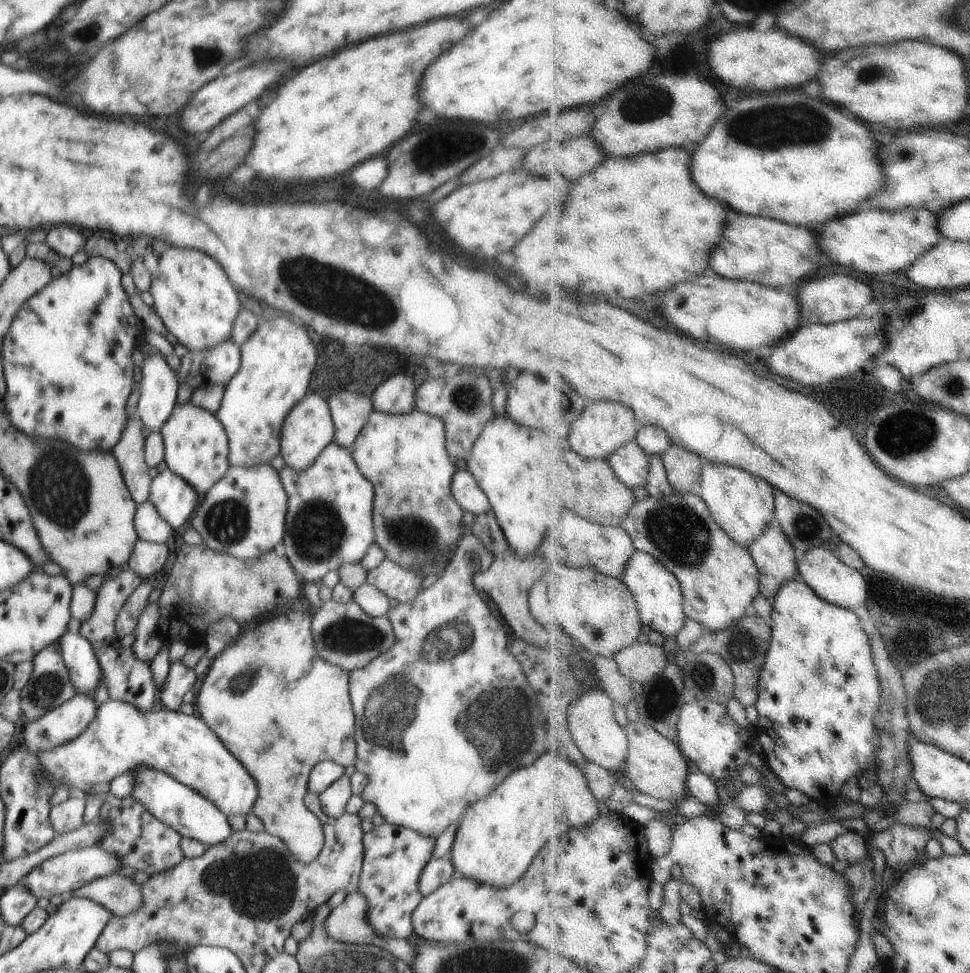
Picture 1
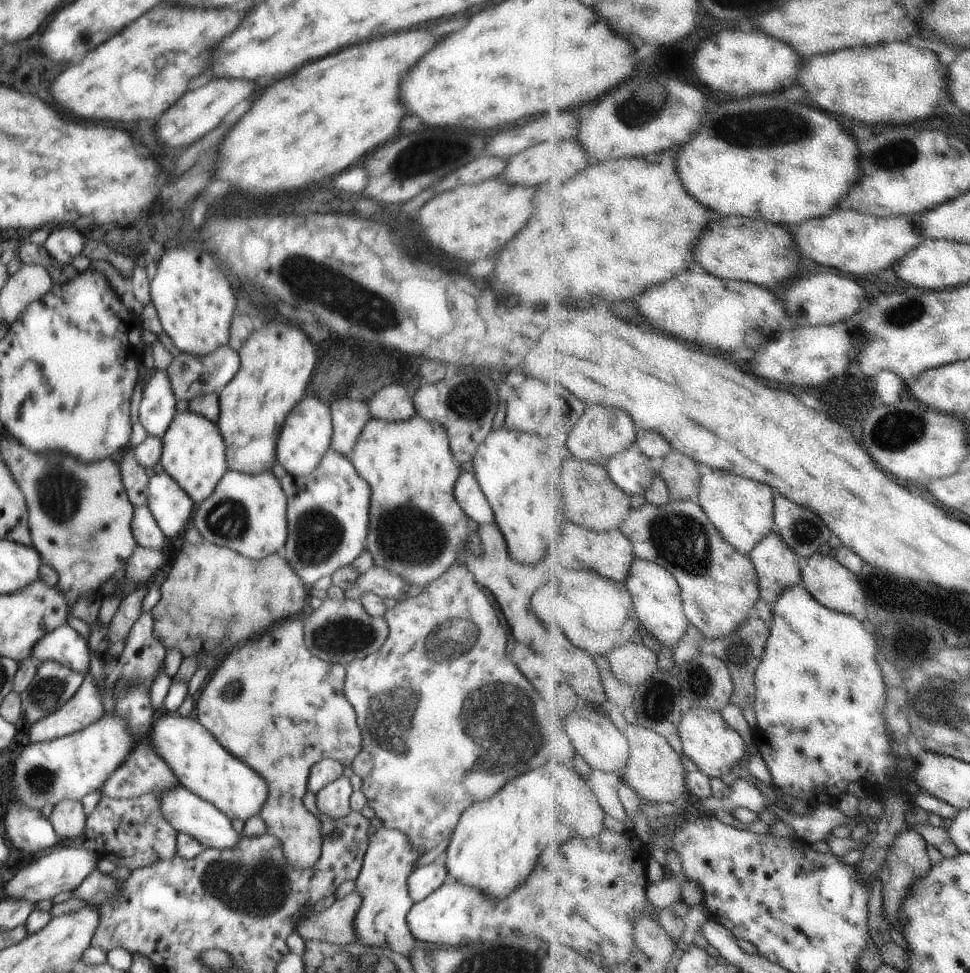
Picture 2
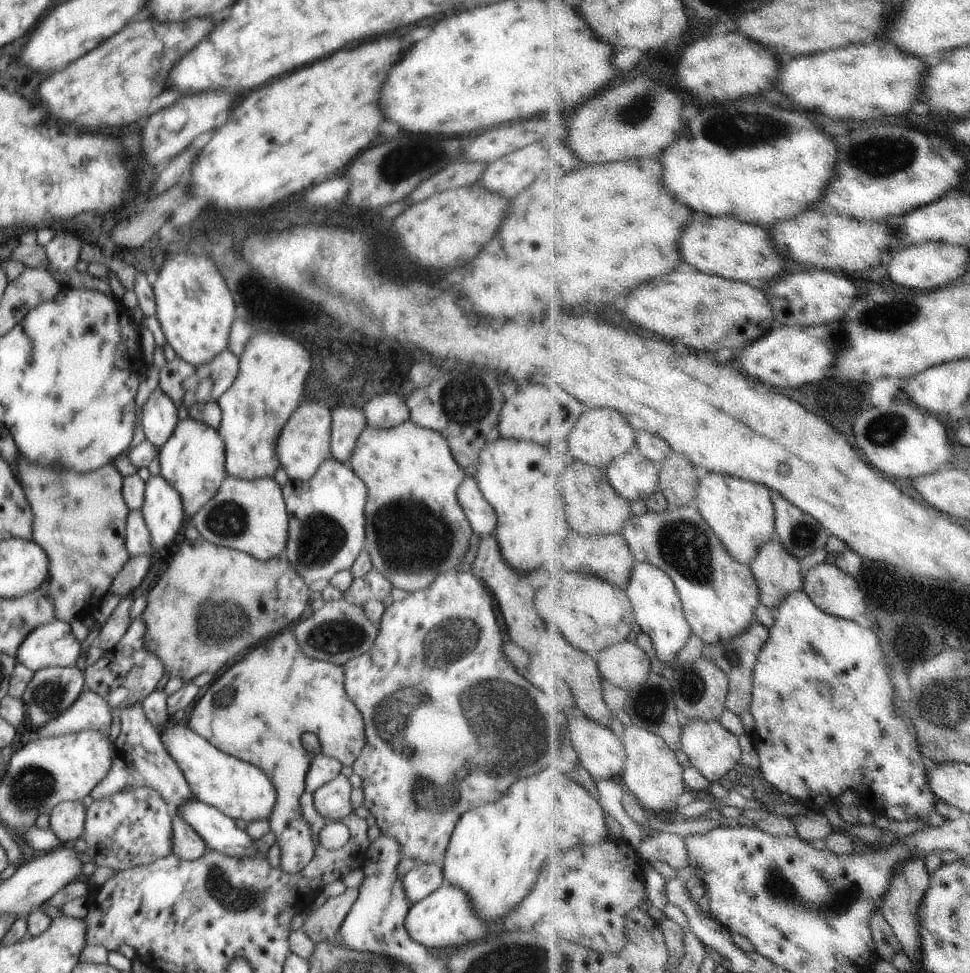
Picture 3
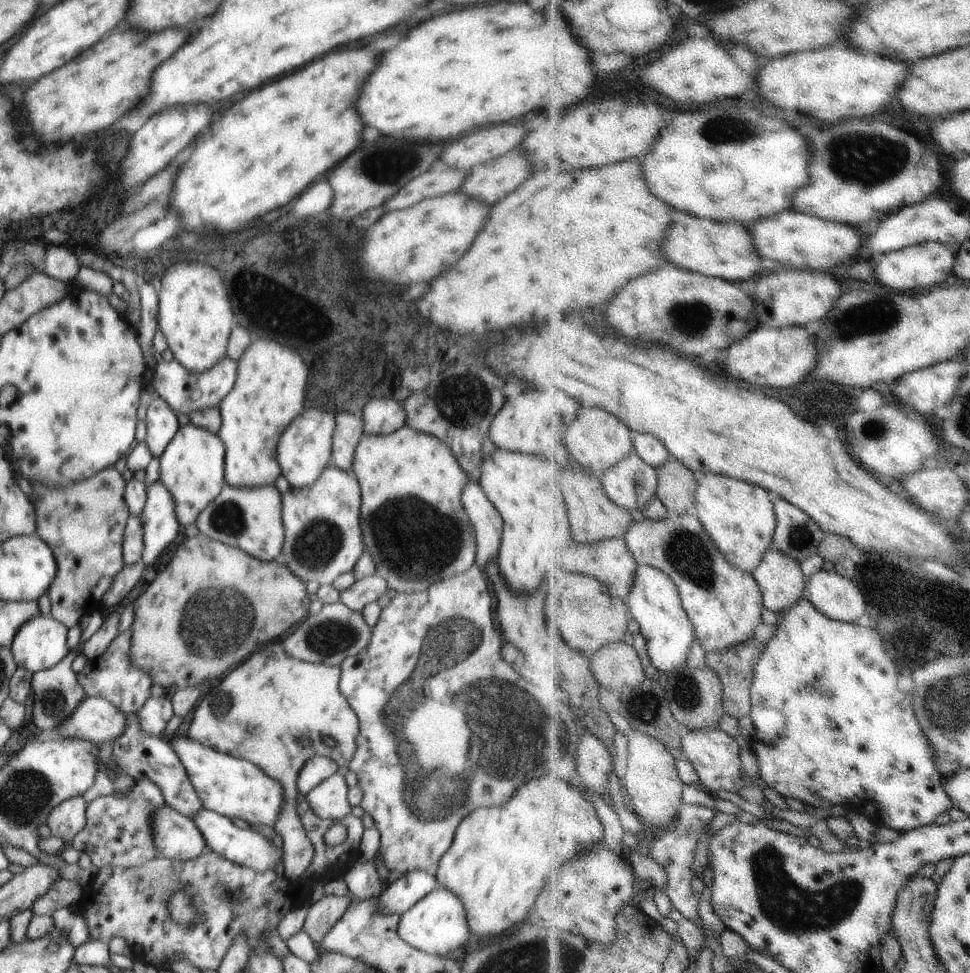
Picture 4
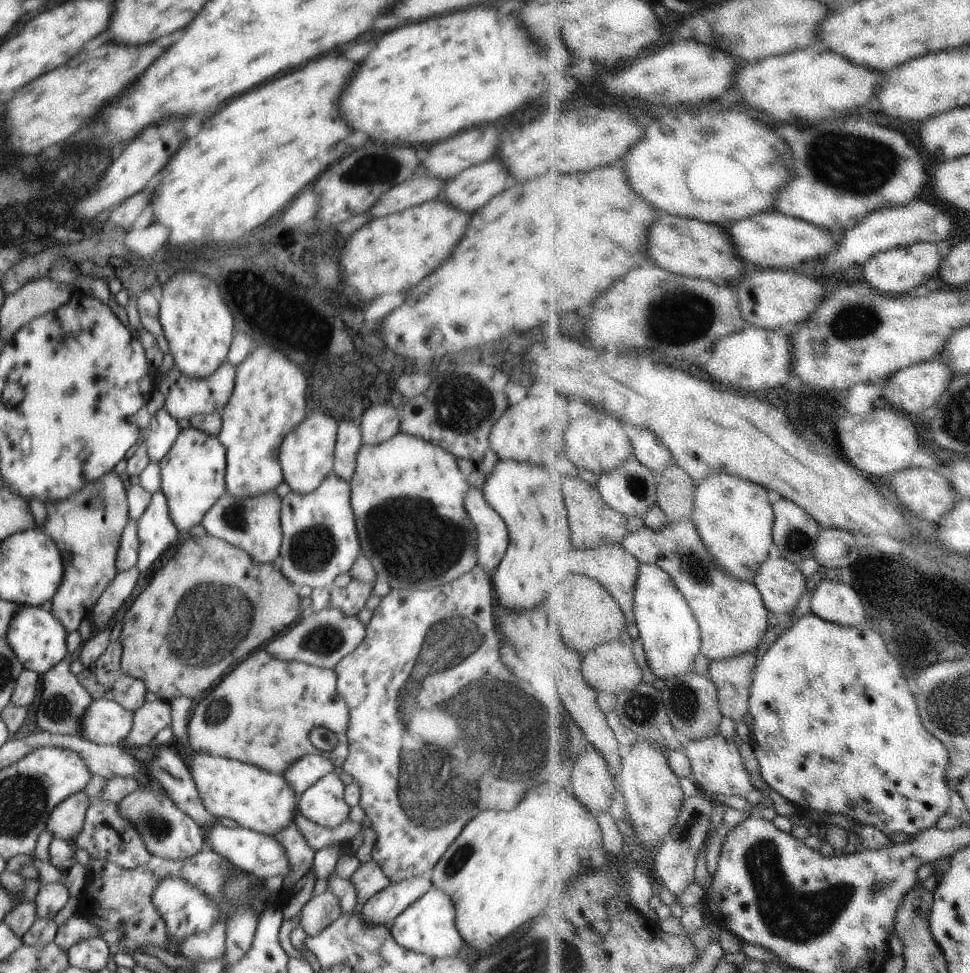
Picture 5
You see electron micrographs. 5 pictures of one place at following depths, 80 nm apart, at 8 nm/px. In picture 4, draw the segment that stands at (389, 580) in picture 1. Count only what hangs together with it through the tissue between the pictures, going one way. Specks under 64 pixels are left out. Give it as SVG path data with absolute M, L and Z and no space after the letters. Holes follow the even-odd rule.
M377 572L368 578L356 579L349 588L339 592L338 598L352 612L361 612L364 606L378 601L378 598L388 589L386 580Z

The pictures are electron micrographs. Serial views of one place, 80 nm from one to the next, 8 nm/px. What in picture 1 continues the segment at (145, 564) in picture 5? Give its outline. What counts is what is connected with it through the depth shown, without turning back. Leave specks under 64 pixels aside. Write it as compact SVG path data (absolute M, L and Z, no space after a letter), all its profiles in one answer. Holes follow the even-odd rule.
M169 469L152 480L148 498L156 506L158 516L175 531L183 531L189 526L201 499L192 486Z

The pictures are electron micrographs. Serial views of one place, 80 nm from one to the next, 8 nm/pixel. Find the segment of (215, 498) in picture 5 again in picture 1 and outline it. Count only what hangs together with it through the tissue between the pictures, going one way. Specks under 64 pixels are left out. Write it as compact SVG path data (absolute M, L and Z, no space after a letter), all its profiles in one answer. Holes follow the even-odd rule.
M191 401L177 404L160 432L164 442L164 461L172 474L180 476L202 498L230 468L228 438L215 414L194 406Z

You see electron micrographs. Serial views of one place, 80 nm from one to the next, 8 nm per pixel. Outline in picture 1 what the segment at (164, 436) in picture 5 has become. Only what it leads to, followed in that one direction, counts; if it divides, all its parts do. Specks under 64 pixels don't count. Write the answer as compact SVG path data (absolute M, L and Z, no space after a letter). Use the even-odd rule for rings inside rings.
M155 349L144 360L140 400L136 406L137 417L142 420L144 428L150 428L152 433L161 432L162 426L177 405L178 390L176 373L168 366L164 356Z

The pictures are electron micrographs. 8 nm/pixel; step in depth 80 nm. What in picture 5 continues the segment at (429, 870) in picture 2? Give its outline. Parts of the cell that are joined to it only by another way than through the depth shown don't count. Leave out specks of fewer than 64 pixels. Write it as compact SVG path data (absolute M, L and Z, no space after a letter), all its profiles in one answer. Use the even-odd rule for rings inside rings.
M429 875L416 876L391 883L374 894L360 909L360 920L368 926L390 926L414 900L424 896L432 887Z

